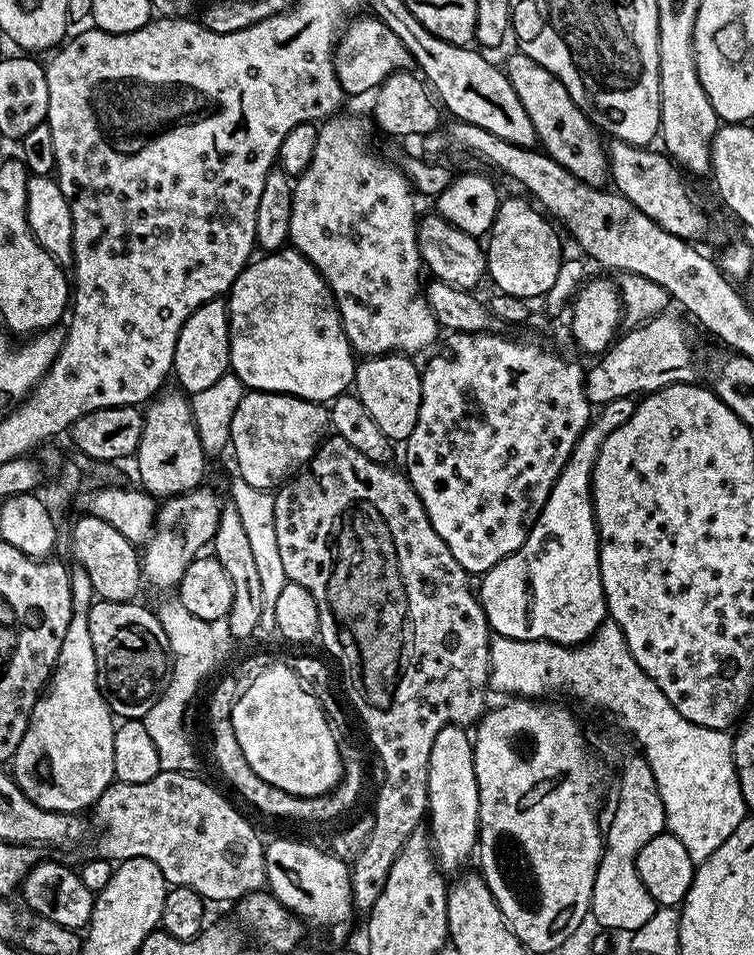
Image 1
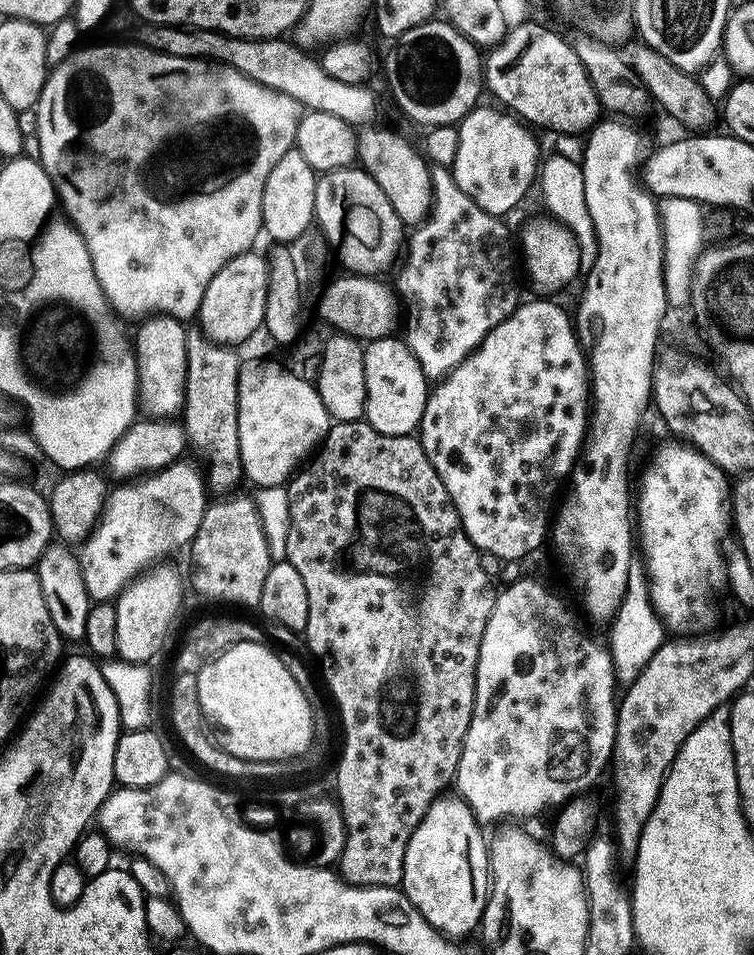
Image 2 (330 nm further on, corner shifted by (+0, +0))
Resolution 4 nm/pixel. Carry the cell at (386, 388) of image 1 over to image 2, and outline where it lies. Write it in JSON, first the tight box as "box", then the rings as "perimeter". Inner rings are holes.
{"box":[363,335,430,436],"perimeter":[[[387,335],[380,340],[369,340],[364,348],[366,394],[363,419],[371,428],[387,436],[411,436],[419,429],[430,384],[407,345],[401,339],[392,339]]]}

